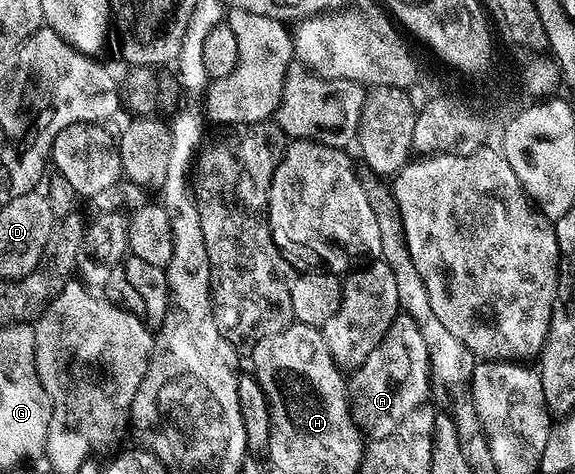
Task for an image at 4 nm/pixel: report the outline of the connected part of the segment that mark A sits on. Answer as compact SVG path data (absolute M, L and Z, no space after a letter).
M399 314L388 326L384 338L380 338L380 346L364 358L360 367L353 369L348 380L348 395L350 397L350 417L354 420L359 432L367 437L383 440L388 434L400 426L400 422L413 408L419 407L422 400L431 395L430 390L430 359L427 358L427 350L424 346L424 338L416 326L414 320L405 314Z

